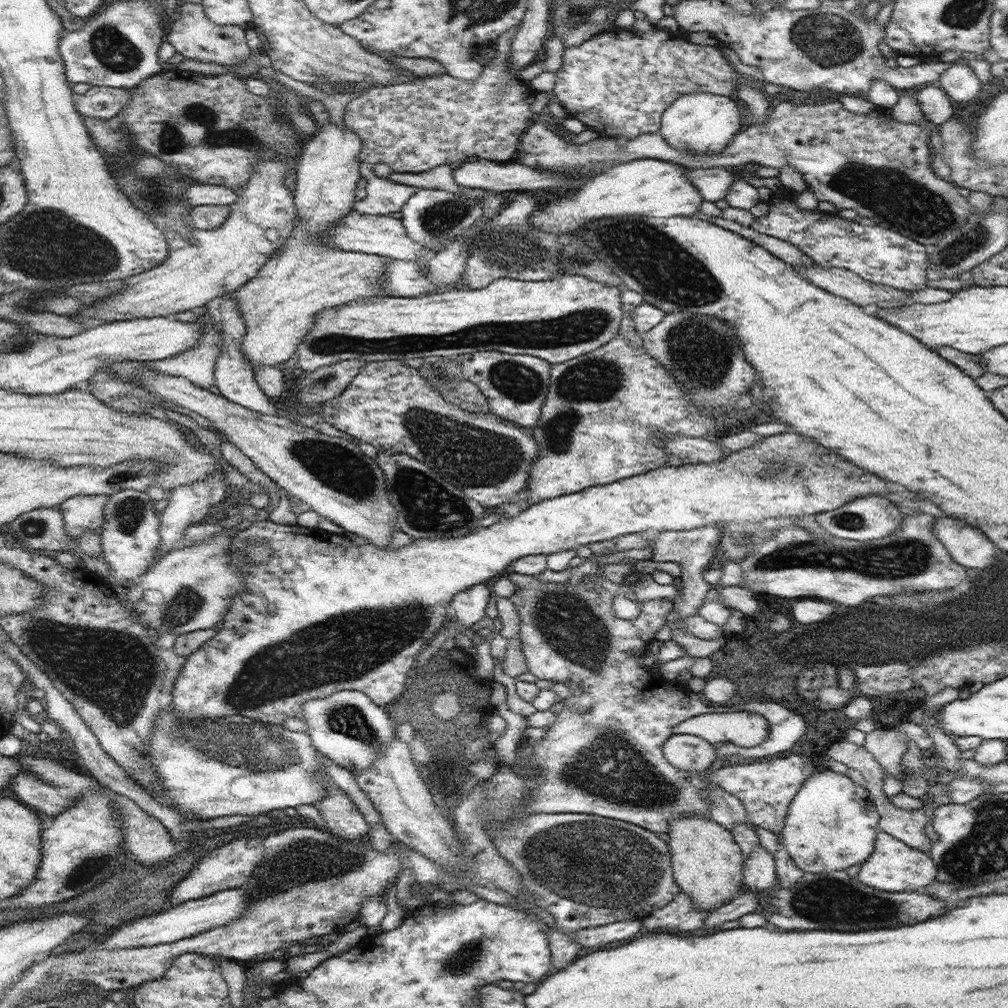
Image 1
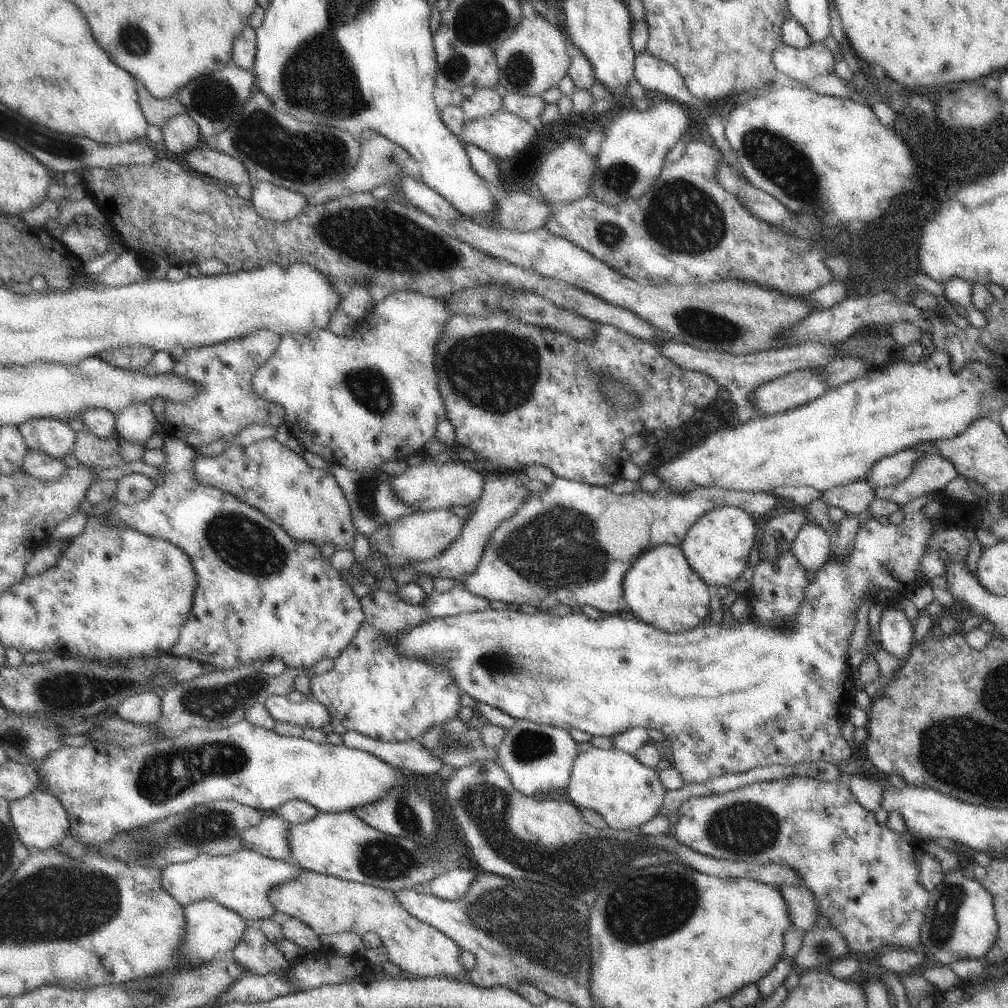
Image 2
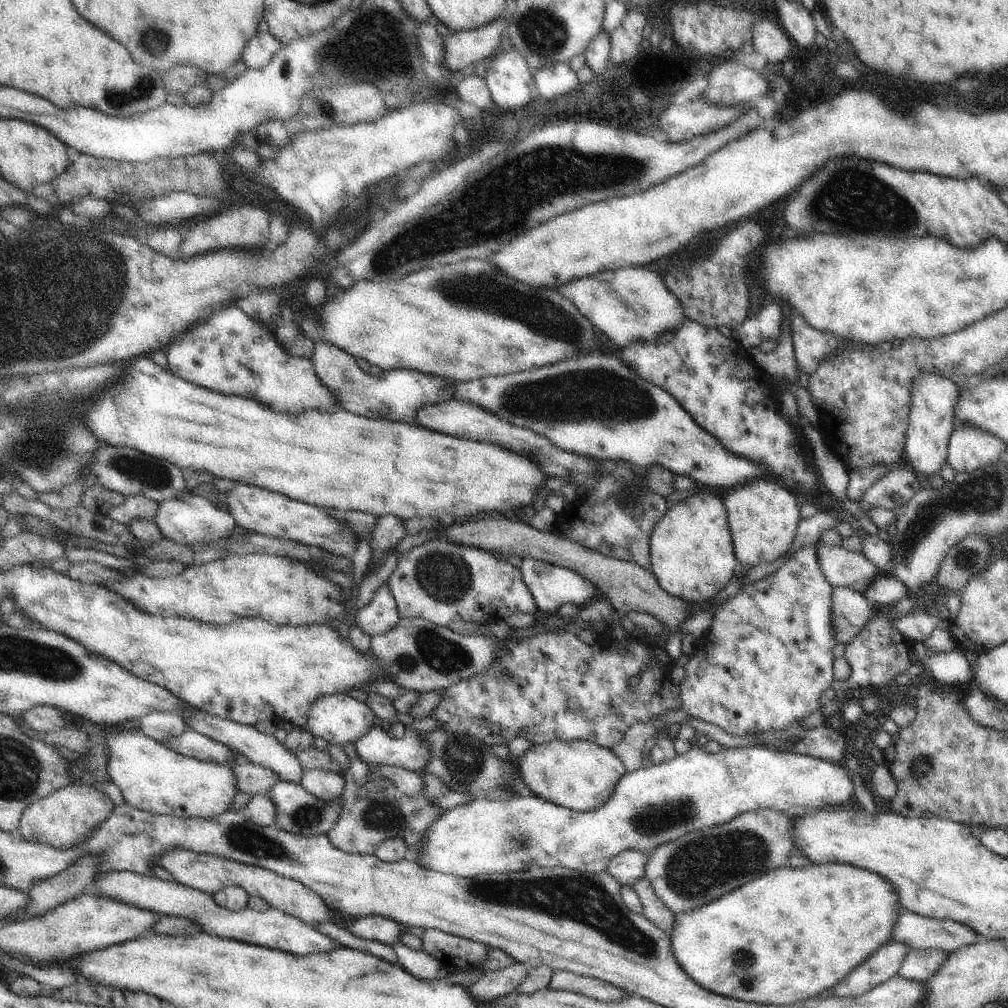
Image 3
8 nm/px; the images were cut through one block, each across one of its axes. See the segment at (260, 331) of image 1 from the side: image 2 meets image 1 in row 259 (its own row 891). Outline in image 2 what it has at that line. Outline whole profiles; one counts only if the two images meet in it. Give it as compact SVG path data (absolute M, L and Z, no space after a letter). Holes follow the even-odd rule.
M303 870L296 880L270 888L268 900L281 917L298 918L318 936L355 932L376 932L388 951L388 960L396 964L401 975L412 977L452 978L470 983L468 971L462 968L458 944L437 928L408 914L390 891L364 883L342 880L322 873Z

